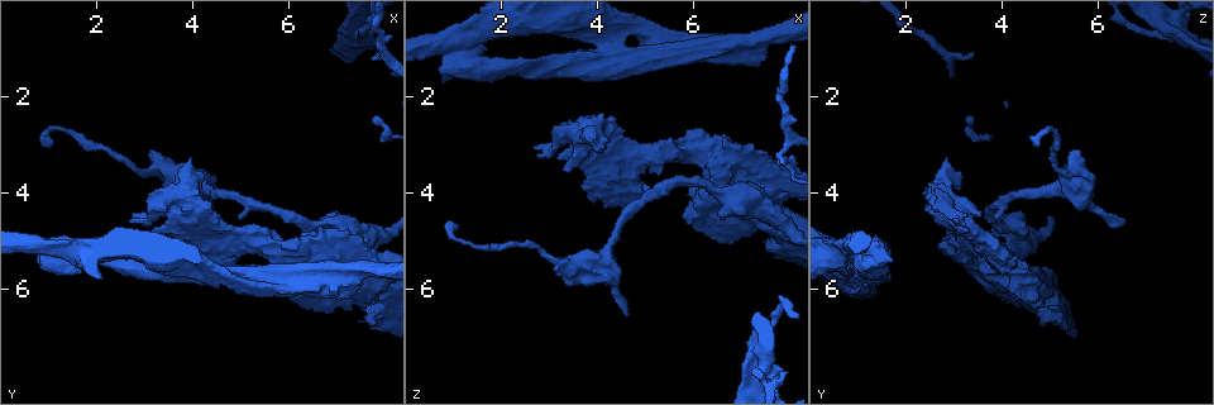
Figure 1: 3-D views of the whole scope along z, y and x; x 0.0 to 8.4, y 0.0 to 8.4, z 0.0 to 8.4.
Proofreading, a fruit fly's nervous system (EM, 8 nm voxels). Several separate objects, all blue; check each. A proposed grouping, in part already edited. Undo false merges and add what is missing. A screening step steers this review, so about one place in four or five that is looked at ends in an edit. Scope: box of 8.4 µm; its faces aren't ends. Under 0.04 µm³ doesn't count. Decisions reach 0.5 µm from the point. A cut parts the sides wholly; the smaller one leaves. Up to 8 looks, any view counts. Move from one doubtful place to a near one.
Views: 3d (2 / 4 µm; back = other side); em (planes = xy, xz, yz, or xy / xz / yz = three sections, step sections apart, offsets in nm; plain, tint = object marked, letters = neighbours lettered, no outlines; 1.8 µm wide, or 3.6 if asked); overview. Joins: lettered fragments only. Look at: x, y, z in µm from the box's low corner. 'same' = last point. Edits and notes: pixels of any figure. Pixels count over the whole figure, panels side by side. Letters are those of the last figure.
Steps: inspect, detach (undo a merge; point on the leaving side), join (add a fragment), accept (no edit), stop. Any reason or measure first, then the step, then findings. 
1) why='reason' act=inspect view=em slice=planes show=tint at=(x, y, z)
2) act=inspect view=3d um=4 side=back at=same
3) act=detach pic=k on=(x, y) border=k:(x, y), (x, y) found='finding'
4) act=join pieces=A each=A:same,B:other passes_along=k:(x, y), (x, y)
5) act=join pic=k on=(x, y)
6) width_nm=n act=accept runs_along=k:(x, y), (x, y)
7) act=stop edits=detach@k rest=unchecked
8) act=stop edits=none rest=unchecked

why='sharp bend' act=inspect view=em um=3.6 slice=xy step=16 show=letters at=(7.30, 5.25, 4.25)

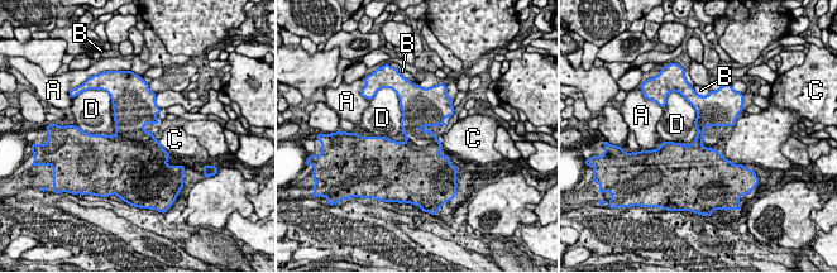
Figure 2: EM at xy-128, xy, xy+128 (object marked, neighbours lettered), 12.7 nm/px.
act=inspect view=em um=3.6 slice=xz step=4 show=letters at=same

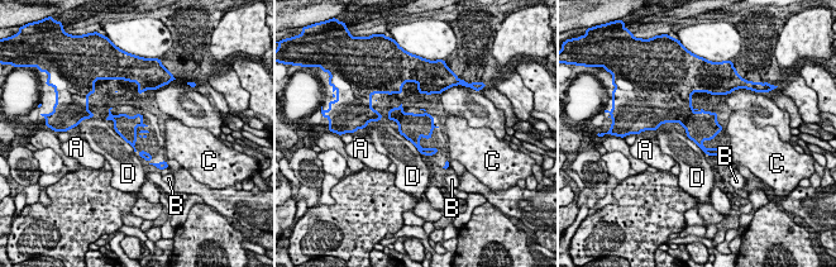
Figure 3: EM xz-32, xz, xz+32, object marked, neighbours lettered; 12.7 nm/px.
act=accept each=A:other,B:other,C:other,D:other border=3:(113, 128), (134, 152) found='one cell here'

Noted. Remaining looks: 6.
why='calibre changes' act=inspect view=3d um=2 side=back at=(4.45, 5.80, 0.80)

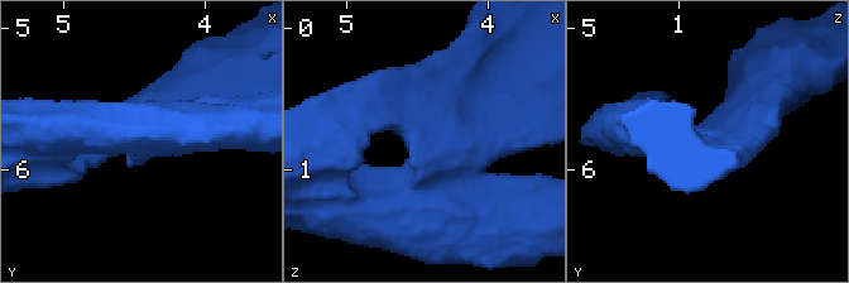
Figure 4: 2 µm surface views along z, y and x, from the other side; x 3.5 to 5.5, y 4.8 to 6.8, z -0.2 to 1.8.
act=inspect view=em slice=planes show=letters at=same

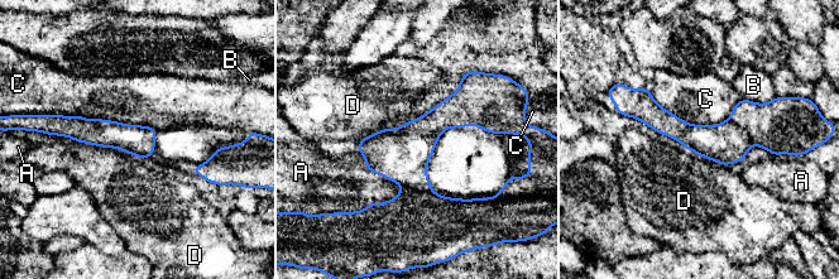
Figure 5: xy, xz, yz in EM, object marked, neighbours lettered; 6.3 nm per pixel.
act=detach pic=5 on=(781, 126) each=A:other,B:other,C:other,D:other border=5:(728, 119), (741, 126), (752, 143) found='two cells meet here'

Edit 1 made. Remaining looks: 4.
act=inspect view=em slice=xz step=8 show=letters at=(7.60, 0.75, 7.75)

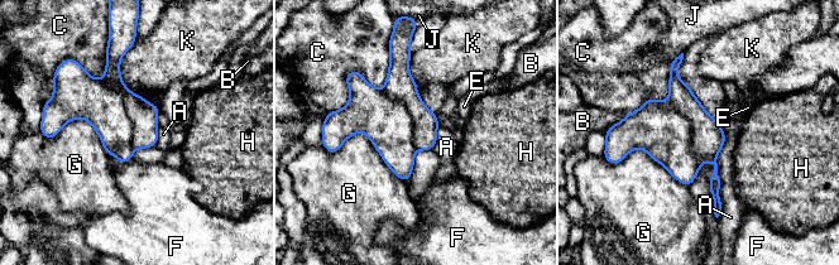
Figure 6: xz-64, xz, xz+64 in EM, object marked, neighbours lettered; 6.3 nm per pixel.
act=inspect view=em slice=planes show=letters at=same

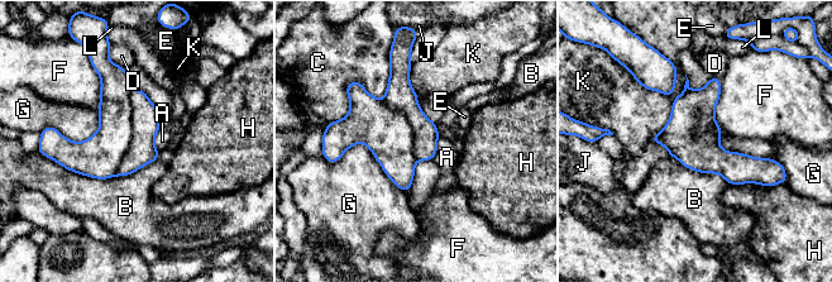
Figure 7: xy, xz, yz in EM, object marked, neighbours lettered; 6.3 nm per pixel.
width_nm=360 act=detach pic=7 on=(142, 151) each=A:other,B:other,C:other,D:other,E:other,F:other,G:other,H:other,J:other,K:other,L:other border=7:(132, 90), (130, 144), (115, 173) found='two cells meet here'

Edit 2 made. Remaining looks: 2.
act=stop edits=detach@5,detach@7 rest=unchecked

